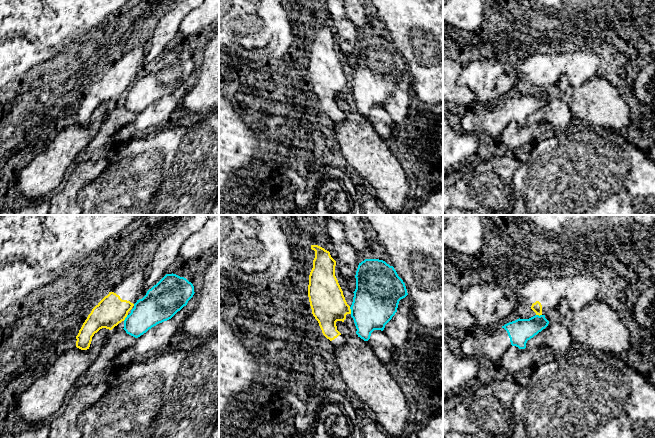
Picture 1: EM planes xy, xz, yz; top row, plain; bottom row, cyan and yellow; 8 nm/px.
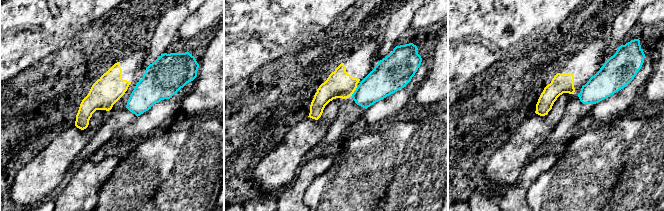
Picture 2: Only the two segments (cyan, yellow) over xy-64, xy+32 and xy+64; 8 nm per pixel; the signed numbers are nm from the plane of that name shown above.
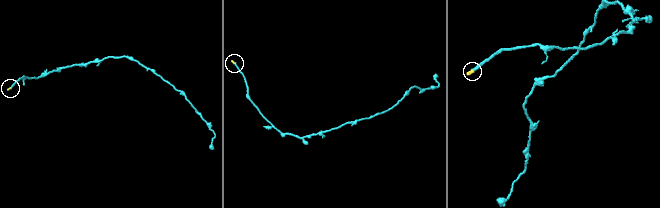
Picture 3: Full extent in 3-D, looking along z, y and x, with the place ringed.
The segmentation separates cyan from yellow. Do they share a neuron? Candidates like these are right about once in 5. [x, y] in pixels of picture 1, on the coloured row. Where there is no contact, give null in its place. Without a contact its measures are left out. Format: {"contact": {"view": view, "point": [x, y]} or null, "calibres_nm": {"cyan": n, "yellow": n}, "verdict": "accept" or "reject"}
{"contact": {"view": "xz", "point": [351, 310]}, "calibres_nm": {"cyan": 360, "yellow": 280}, "verdict": "reject"}

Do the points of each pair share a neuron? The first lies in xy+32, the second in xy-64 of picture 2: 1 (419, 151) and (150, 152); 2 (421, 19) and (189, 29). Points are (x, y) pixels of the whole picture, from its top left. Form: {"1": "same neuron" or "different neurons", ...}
{"1": "same neuron", "2": "same neuron"}

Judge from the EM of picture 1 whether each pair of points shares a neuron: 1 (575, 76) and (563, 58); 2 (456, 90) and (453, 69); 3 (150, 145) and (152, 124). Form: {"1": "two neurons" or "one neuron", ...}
{"1": "two neurons", "2": "one neuron", "3": "two neurons"}

